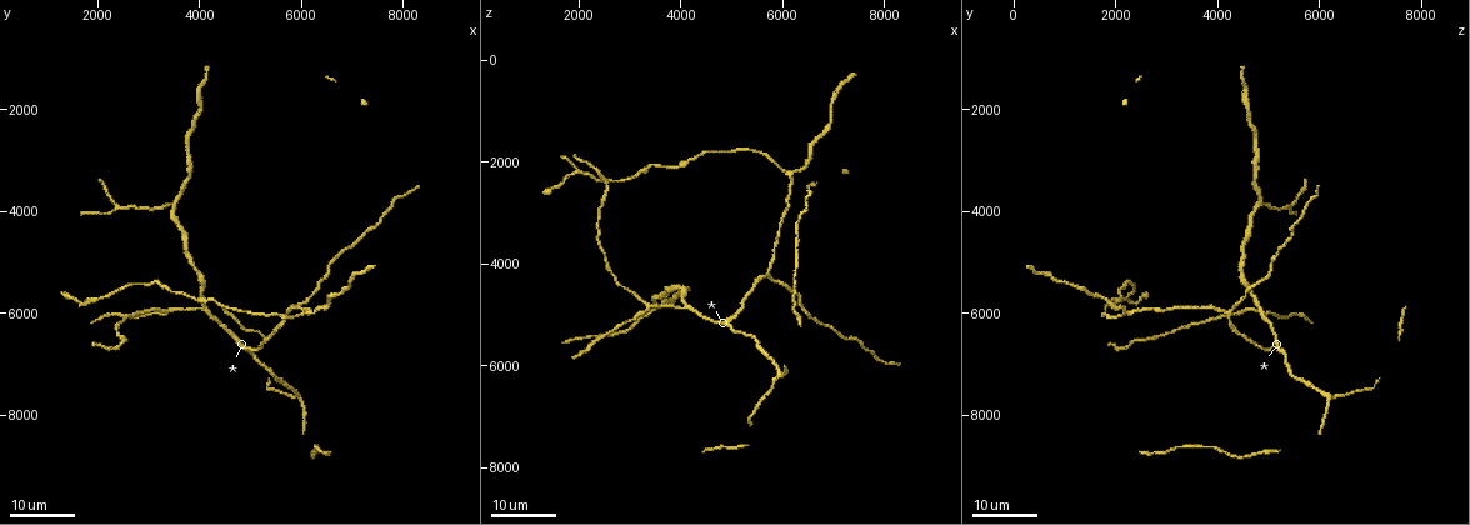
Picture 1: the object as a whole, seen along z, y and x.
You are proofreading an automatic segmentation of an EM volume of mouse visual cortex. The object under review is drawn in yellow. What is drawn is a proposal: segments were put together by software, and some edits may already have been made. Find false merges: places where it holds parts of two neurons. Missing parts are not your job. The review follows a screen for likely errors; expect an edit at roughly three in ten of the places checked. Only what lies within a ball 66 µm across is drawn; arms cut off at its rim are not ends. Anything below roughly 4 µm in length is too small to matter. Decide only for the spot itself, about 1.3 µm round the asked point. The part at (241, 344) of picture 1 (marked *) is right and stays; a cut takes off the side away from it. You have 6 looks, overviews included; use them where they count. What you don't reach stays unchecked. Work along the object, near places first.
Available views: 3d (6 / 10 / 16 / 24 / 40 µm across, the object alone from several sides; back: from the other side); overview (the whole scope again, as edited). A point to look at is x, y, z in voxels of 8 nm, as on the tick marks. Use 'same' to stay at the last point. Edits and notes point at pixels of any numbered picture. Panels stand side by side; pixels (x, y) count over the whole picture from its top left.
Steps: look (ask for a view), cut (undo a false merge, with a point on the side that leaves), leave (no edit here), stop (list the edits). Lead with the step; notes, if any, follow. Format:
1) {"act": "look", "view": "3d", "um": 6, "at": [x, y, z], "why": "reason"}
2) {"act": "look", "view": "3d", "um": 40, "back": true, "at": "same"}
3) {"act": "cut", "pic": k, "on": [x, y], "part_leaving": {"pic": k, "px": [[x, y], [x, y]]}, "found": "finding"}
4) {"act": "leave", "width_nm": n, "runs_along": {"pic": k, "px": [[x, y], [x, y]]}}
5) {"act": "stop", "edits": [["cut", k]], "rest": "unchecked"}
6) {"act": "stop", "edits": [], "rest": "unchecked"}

{"act": "look", "view": "3d", "um": 24, "at": [6200, 5950, 2150], "why": "a fork"}

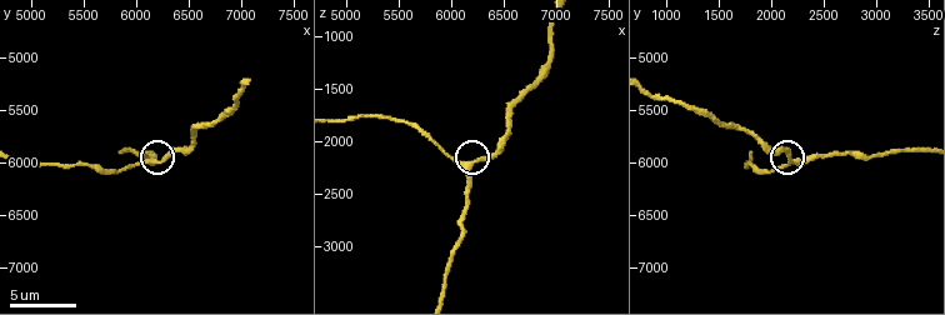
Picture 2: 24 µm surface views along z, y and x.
{"act": "look", "view": "3d", "um": 6, "at": [6160, 6000, 2200]}

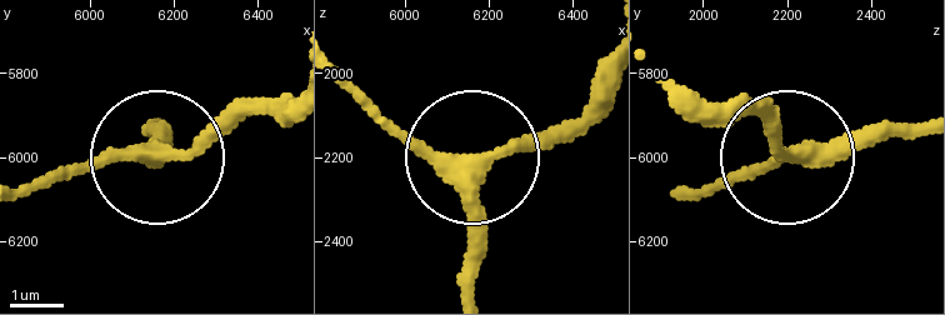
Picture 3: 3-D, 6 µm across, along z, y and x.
{"act": "look", "view": "3d", "um": 6, "back": true, "at": [6160, 5995, 2210], "why": "other side"}

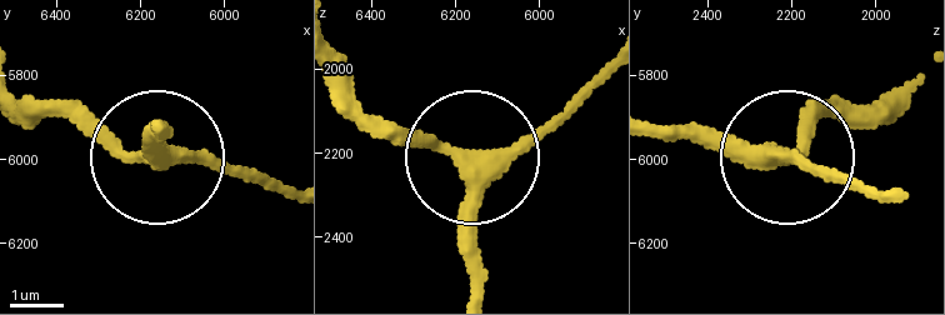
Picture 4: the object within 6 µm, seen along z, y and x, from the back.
{"act": "leave", "width_nm": 290, "runs_along": {"pic": 4, "px": [[470, 281], [466, 165], [390, 143], [354, 111]]}, "found": "all the same neuron"}

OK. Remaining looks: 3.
{"act": "look", "view": "3d", "um": 24, "at": [4050, 5900, 4800], "why": "three-way junction"}

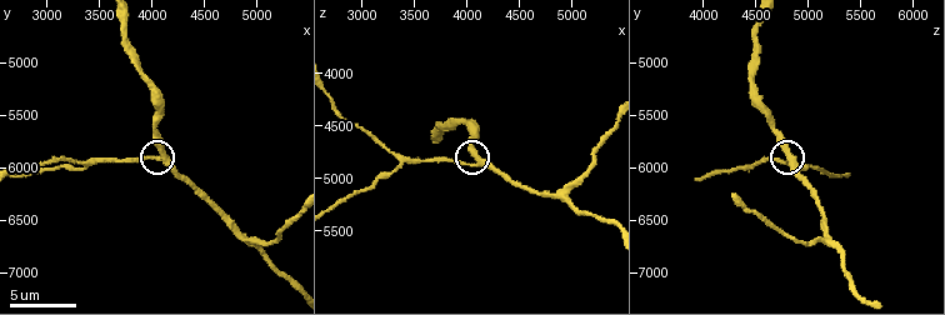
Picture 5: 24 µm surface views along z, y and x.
{"act": "look", "view": "3d", "um": 10, "at": [4100, 5860, 4860]}

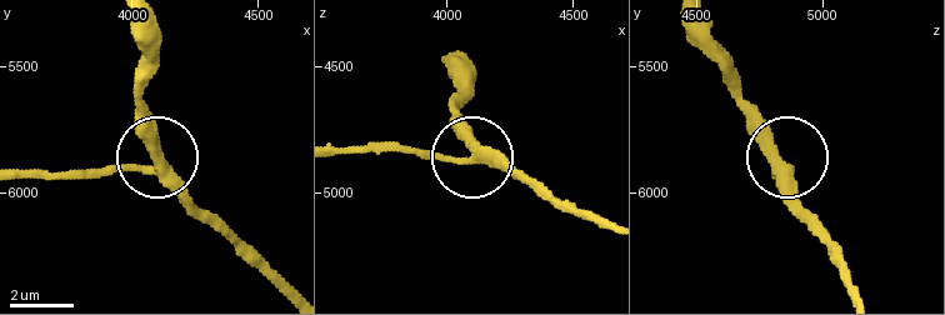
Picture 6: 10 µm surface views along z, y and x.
{"act": "leave", "side_arm_um": 39, "runs_along": {"pic": 6, "px": [[281, 289], [161, 168], [51, 175]]}, "found": "all the same neuron"}

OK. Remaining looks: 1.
{"act": "stop", "edits": [], "rest": "unchecked"}

